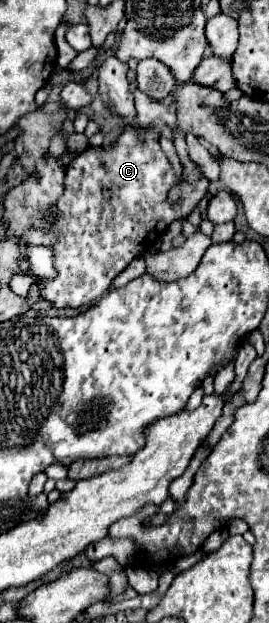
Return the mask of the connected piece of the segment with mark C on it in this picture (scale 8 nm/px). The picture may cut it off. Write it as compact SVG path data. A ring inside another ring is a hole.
M128 127L118 135L118 139L112 141L110 147L90 147L84 153L76 155L70 165L66 167L66 177L64 177L64 193L60 201L56 201L56 209L48 213L48 221L52 225L48 229L28 229L20 241L26 245L46 245L52 247L54 251L54 269L56 277L54 279L42 279L42 277L32 277L34 283L40 287L40 297L50 301L56 309L66 309L66 307L82 307L90 305L92 301L100 299L112 285L112 279L122 273L128 263L134 257L140 257L152 245L156 239L164 235L168 225L176 219L186 219L192 209L200 203L202 197L208 195L208 179L200 171L200 179L196 185L188 185L186 175L176 175L166 153L160 149L156 133L144 133L140 135L136 129ZM180 183L182 195L176 203L168 199L168 193L172 185ZM104 191L110 191L112 197L104 199Z

